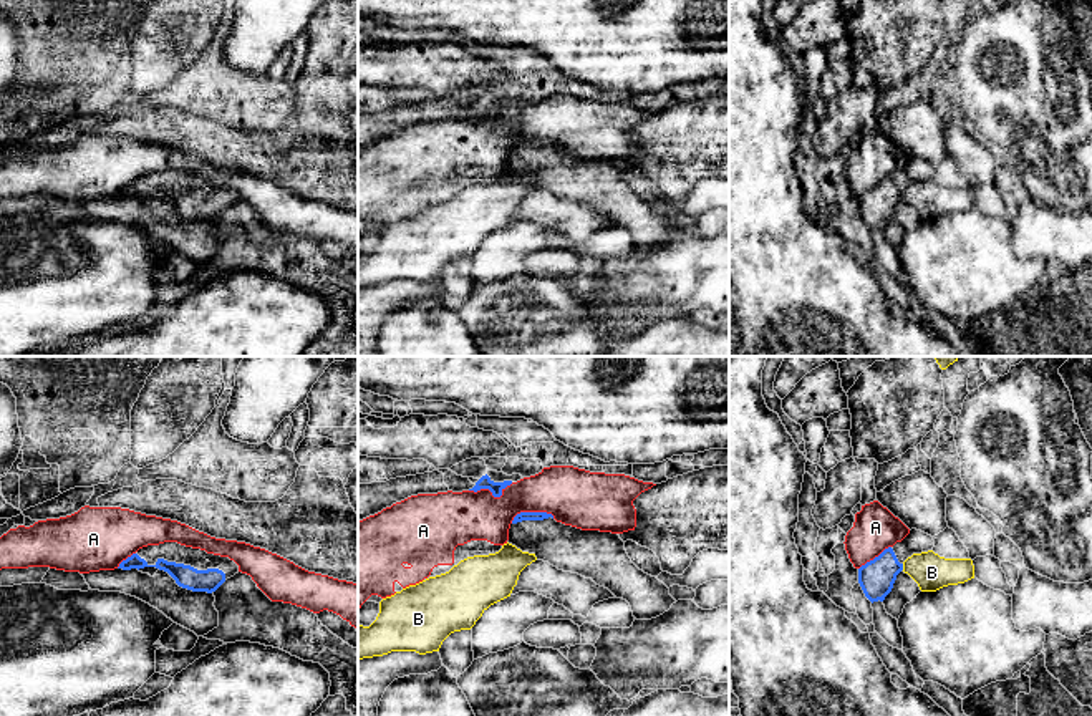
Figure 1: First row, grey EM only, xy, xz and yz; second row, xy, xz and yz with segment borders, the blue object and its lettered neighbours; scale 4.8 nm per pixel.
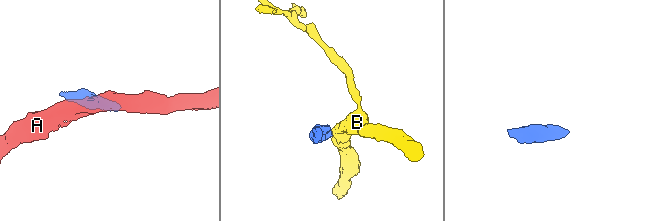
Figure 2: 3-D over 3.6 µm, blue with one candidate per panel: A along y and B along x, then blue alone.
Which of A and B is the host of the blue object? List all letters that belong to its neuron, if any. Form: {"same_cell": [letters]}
{"same_cell": []}

